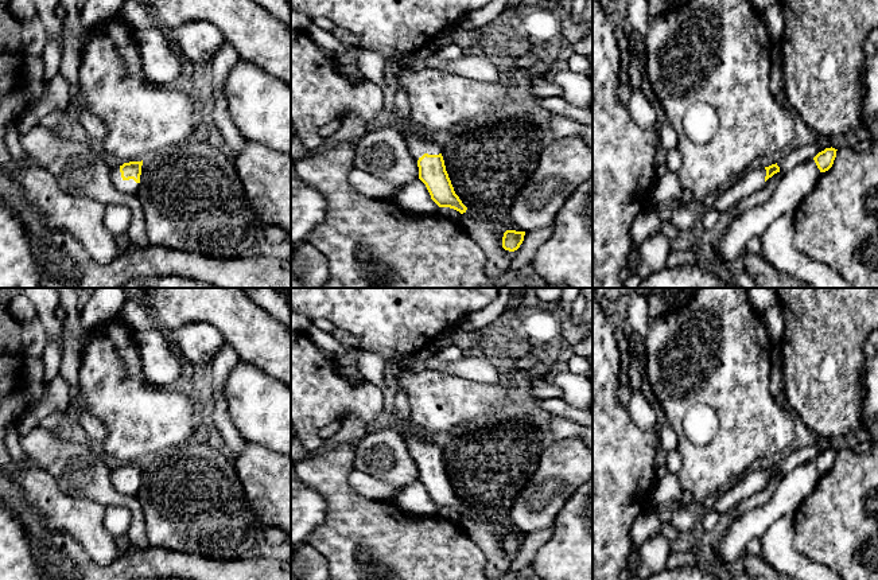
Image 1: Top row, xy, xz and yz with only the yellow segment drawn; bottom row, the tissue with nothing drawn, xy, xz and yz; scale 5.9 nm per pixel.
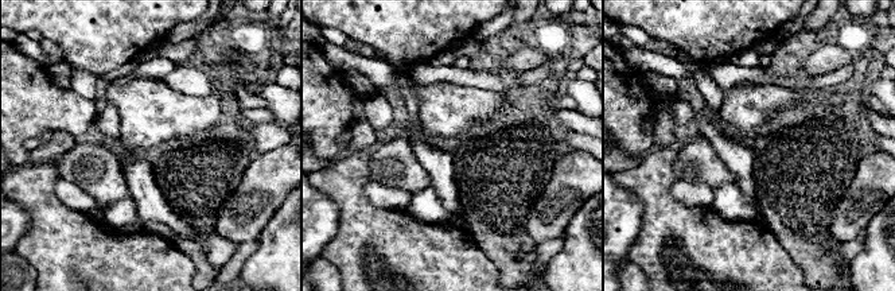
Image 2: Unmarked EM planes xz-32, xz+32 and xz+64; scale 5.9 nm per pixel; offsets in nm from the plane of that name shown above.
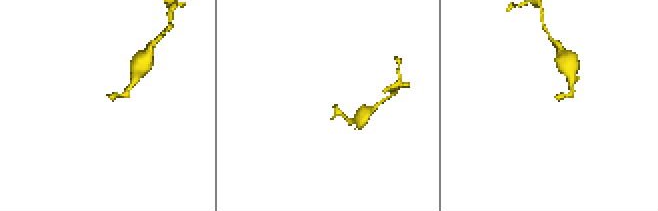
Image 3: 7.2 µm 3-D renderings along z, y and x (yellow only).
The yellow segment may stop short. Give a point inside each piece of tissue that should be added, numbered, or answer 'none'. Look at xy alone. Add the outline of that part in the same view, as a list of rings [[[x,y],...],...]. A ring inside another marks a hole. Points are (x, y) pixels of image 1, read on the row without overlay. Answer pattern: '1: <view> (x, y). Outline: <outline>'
1: xy (129, 487). Outline: [[[114,468],[110,474],[110,480],[114,486],[114,488],[125,495],[136,495],[139,491],[140,484],[136,484],[133,480],[124,482],[121,479],[120,468]]]

